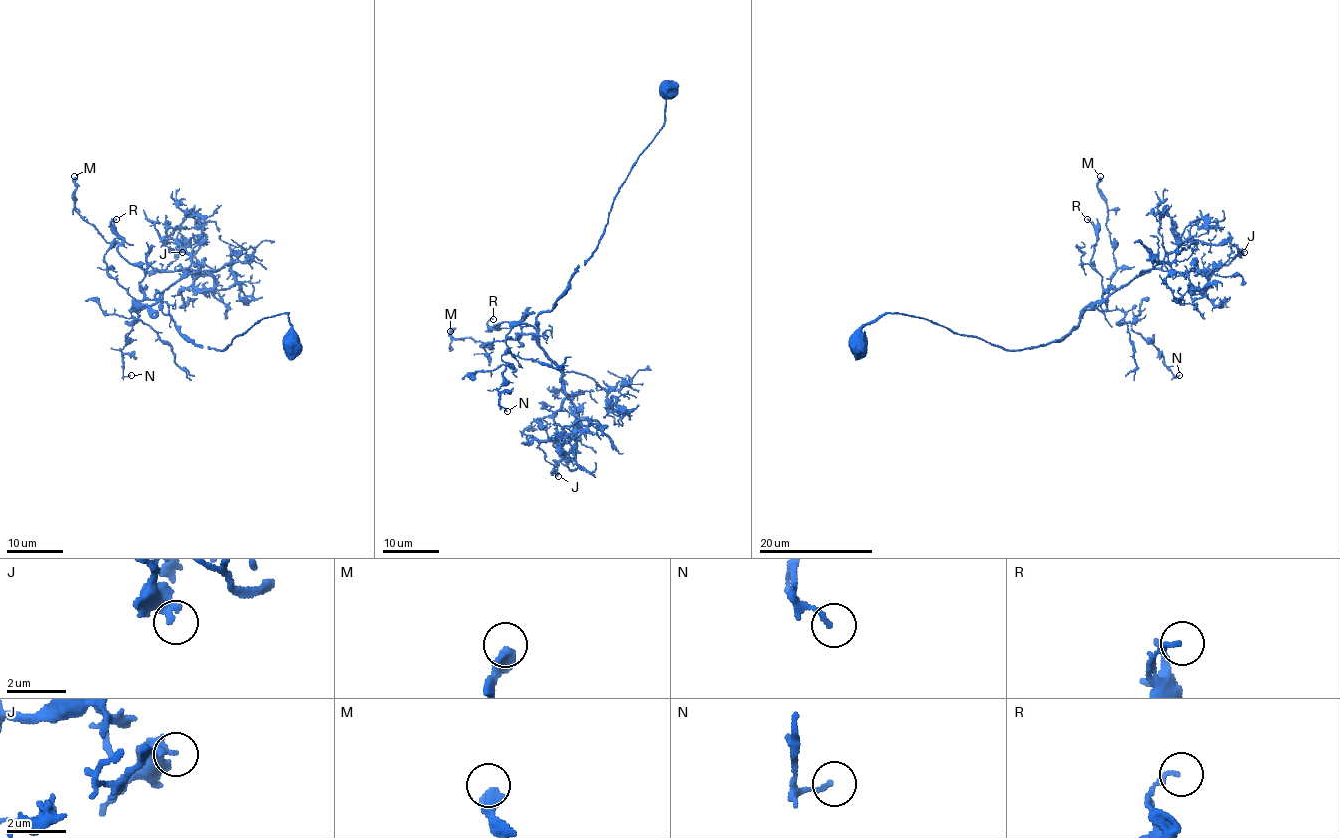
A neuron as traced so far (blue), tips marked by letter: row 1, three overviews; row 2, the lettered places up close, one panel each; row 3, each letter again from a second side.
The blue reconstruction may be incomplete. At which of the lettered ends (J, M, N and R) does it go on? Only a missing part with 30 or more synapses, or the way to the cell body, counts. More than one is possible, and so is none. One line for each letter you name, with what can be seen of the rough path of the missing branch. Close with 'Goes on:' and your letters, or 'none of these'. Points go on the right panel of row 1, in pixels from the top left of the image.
Goes on: none of these

